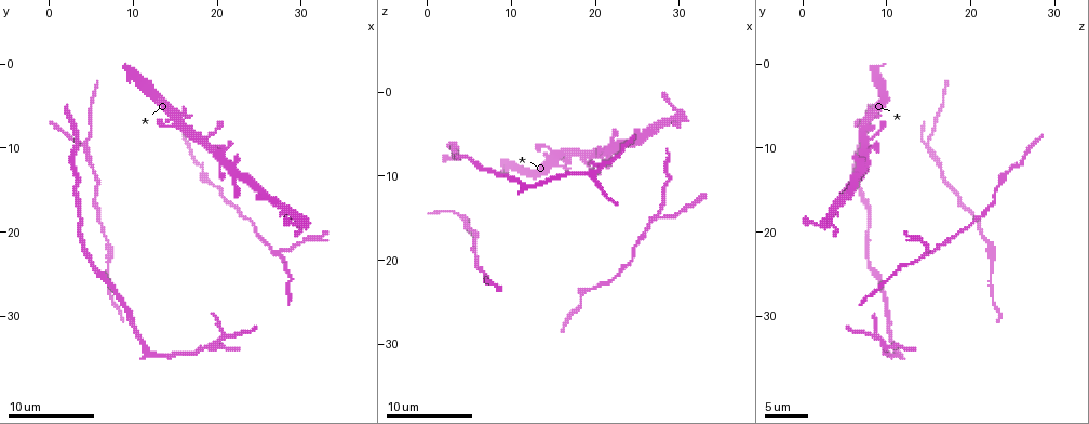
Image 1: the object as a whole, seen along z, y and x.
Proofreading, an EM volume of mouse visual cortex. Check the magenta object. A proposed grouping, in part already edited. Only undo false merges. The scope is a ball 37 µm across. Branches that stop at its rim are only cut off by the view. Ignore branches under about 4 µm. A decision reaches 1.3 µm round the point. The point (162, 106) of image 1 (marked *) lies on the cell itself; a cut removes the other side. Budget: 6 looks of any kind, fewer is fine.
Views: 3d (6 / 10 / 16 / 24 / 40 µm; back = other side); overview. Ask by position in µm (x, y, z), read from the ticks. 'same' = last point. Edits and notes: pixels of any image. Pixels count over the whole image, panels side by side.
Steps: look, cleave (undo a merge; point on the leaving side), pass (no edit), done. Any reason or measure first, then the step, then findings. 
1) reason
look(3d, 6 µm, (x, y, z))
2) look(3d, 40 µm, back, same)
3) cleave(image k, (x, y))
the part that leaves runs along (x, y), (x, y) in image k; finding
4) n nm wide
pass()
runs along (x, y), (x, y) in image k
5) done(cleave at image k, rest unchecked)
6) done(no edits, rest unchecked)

sudden change in width
look(3d, 6 µm, (20.0, 14.6, 23.2))

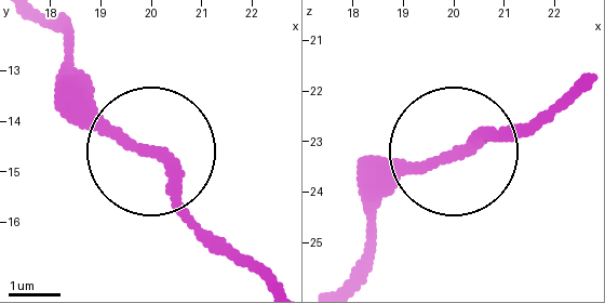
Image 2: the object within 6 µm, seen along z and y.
pass()
one cell here

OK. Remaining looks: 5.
look(3d, 10 µm, (27.0, 22.2, 15.2))

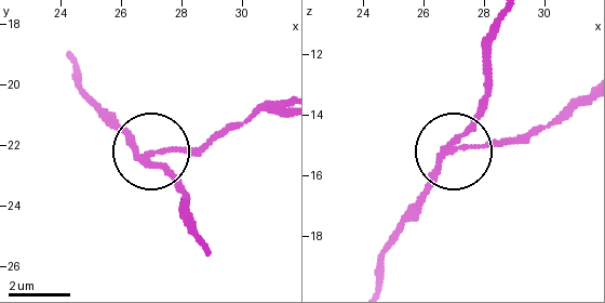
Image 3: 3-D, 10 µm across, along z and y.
look(3d, 6 µm, (27.1, 22.3, 15.1))

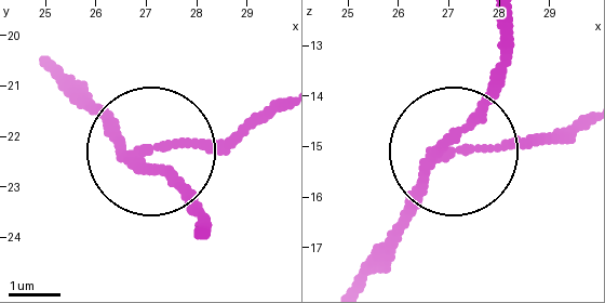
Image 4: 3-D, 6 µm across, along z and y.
cleave(image 4, (214, 146))
the part that leaves runs along (137, 149), (237, 136), (276, 115) in image 4; two cells meet here

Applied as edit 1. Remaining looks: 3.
look(overview)

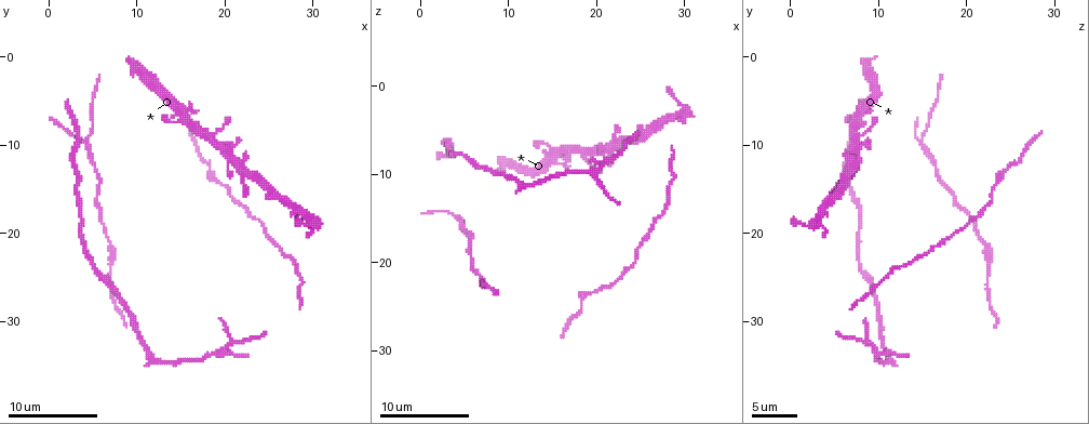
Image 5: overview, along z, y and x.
thick turns thin
look(3d, 10 µm, (7.0, 21.2, 21.8))

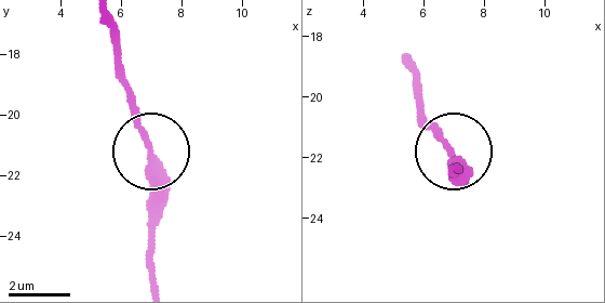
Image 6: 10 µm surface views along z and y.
310 nm wide
pass()
runs along (108, 21), (152, 160), (152, 259) in image 6; one cell here

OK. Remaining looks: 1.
done(cleave at image 4, rest unchecked)

